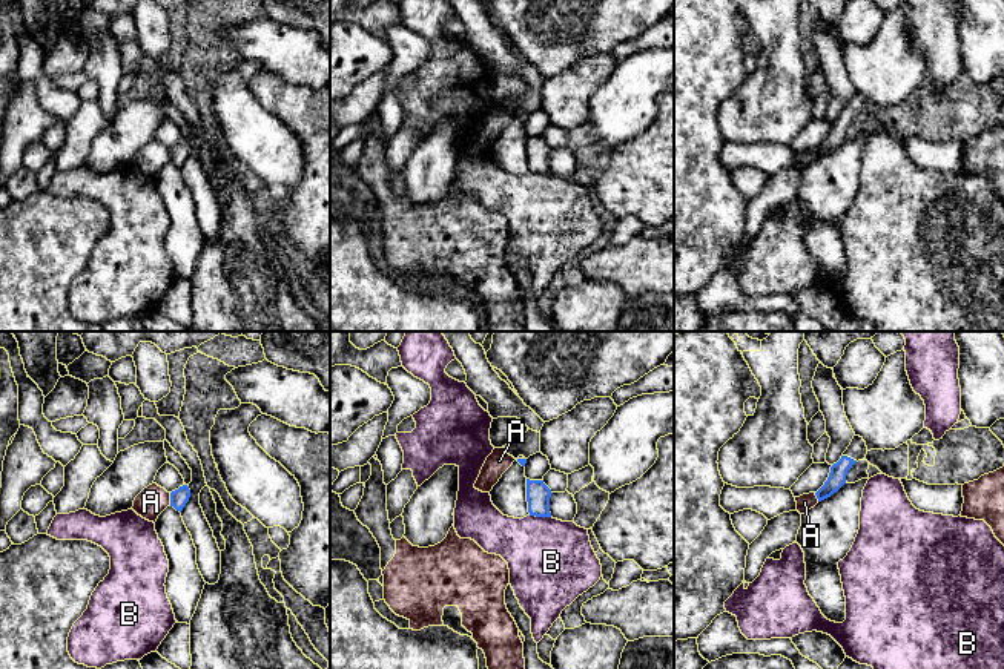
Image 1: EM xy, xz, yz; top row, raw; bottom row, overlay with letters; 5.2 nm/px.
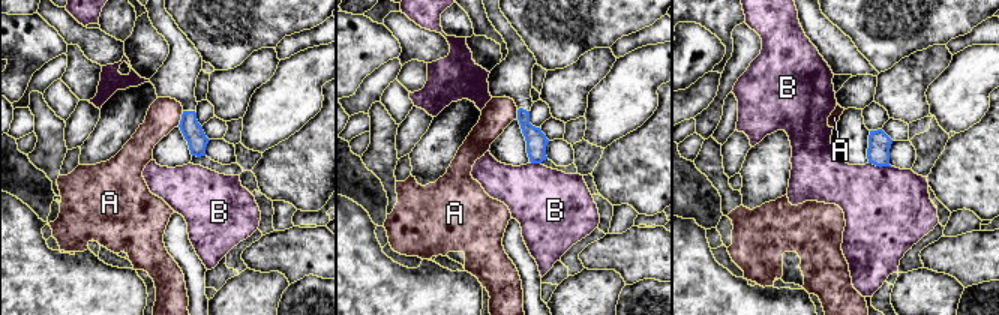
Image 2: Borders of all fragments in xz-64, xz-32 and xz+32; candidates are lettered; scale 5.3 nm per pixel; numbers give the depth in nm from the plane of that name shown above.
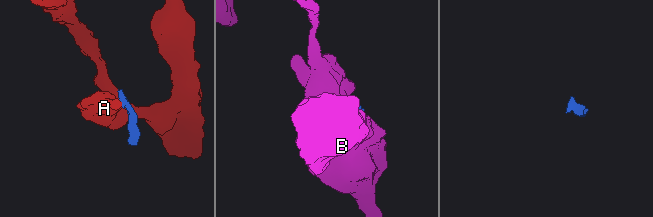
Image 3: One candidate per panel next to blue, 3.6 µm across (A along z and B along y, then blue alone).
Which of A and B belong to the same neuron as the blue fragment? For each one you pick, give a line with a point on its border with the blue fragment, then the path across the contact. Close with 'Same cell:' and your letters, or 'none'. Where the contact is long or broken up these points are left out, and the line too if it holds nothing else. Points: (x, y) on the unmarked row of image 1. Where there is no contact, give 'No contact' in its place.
Same cell: none

